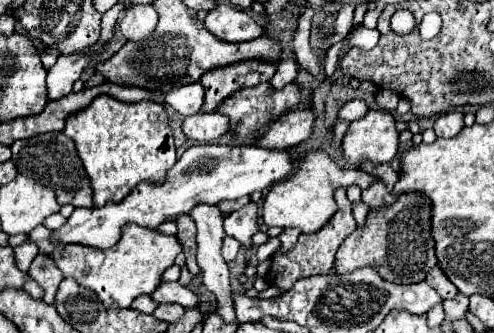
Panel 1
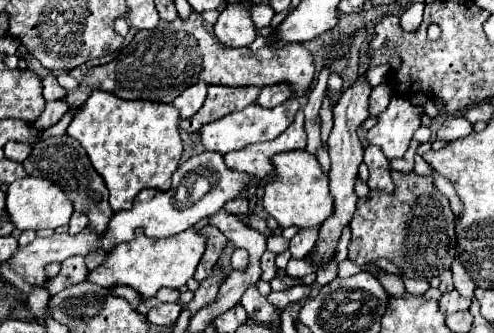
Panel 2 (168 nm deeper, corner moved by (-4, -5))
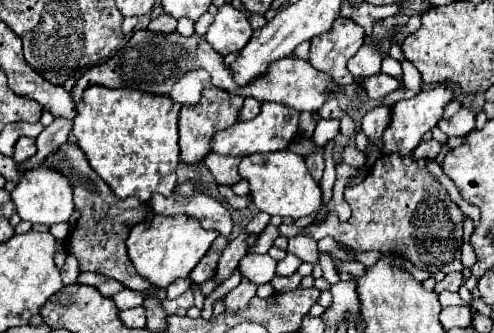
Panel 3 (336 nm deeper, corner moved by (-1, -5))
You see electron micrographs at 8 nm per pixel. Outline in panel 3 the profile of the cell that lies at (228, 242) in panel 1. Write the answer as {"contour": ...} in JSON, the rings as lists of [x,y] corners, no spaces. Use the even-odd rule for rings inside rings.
{"contour":[[[246,254],[240,260],[240,270],[242,270],[244,278],[248,278],[256,284],[264,284],[264,282],[270,282],[276,276],[276,260],[272,260],[268,254],[266,256]]]}

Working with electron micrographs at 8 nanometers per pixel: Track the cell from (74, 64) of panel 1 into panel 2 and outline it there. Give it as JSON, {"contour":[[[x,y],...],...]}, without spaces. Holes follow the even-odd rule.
{"contour":[[[49,100],[47,104],[45,104],[45,110],[43,110],[43,114],[35,120],[35,126],[39,126],[41,130],[43,128],[49,128],[49,126],[53,126],[53,124],[57,124],[59,120],[61,120],[61,116],[67,112],[67,102],[65,100]]]}

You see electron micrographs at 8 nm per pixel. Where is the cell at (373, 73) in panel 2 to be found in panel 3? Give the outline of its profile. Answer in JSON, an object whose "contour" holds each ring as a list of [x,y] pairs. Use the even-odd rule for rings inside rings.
{"contour":[[[384,56],[382,60],[382,72],[388,74],[388,76],[396,76],[398,79],[402,79],[401,63],[398,60],[394,60],[392,56]]]}

